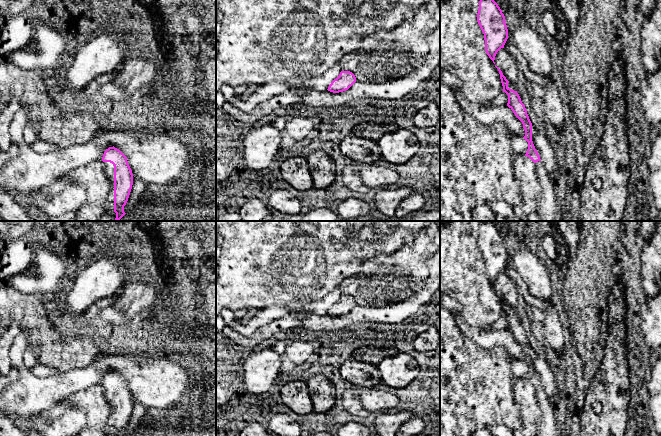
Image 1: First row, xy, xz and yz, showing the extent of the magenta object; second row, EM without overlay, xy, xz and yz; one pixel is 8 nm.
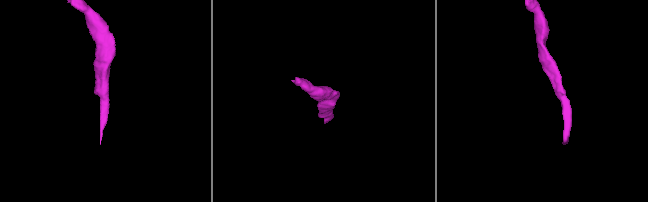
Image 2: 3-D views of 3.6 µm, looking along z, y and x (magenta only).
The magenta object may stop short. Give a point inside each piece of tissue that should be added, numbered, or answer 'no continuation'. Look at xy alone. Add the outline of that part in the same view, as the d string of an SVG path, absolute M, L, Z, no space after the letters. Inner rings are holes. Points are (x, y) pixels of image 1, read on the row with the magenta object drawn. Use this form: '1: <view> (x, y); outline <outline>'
1: xy (109, 167); outline M103 162L106 176L111 181L111 191L107 196L107 203L105 210L114 212L114 165L110 162Z

